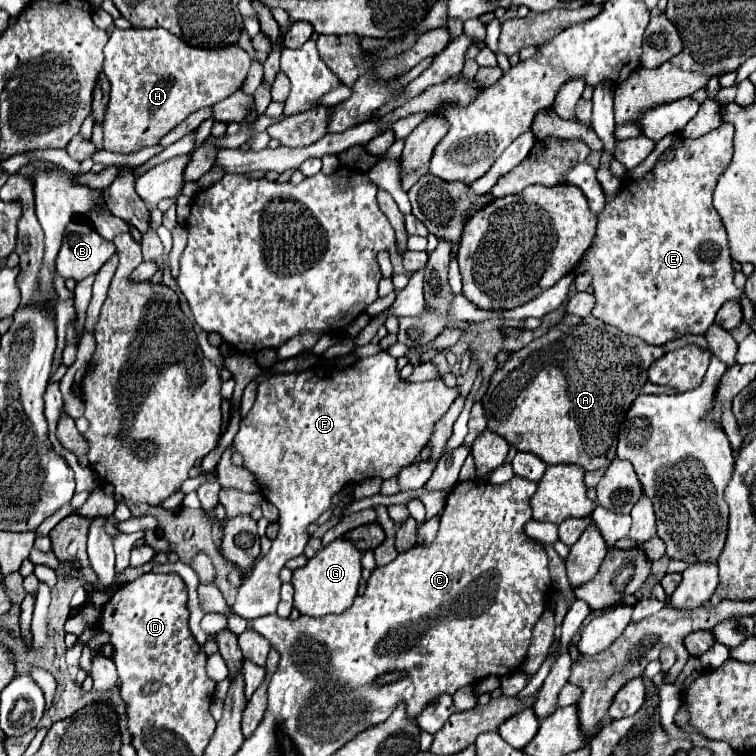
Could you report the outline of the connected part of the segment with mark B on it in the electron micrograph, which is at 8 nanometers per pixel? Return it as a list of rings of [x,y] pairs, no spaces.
[[[70,222],[56,256],[56,270],[62,278],[74,278],[80,282],[90,274],[96,274],[114,252],[114,244],[104,240],[94,228]]]

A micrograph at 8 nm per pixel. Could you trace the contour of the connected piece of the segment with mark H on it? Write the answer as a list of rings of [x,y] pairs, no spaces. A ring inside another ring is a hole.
[[[114,28],[108,44],[104,46],[104,74],[110,80],[110,102],[104,116],[104,150],[118,154],[132,154],[144,146],[154,146],[166,136],[172,128],[176,128],[182,120],[186,120],[192,112],[214,106],[216,102],[228,98],[236,90],[242,88],[242,82],[250,68],[250,56],[240,46],[220,48],[220,50],[204,50],[192,48],[182,42],[178,36],[164,28]]]

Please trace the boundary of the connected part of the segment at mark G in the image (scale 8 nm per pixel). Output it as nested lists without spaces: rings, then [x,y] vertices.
[[[340,538],[330,542],[308,560],[304,568],[298,568],[292,576],[294,586],[294,608],[306,616],[326,616],[326,614],[342,614],[352,606],[352,600],[358,594],[358,582],[362,578],[362,552],[354,548],[352,542]]]

